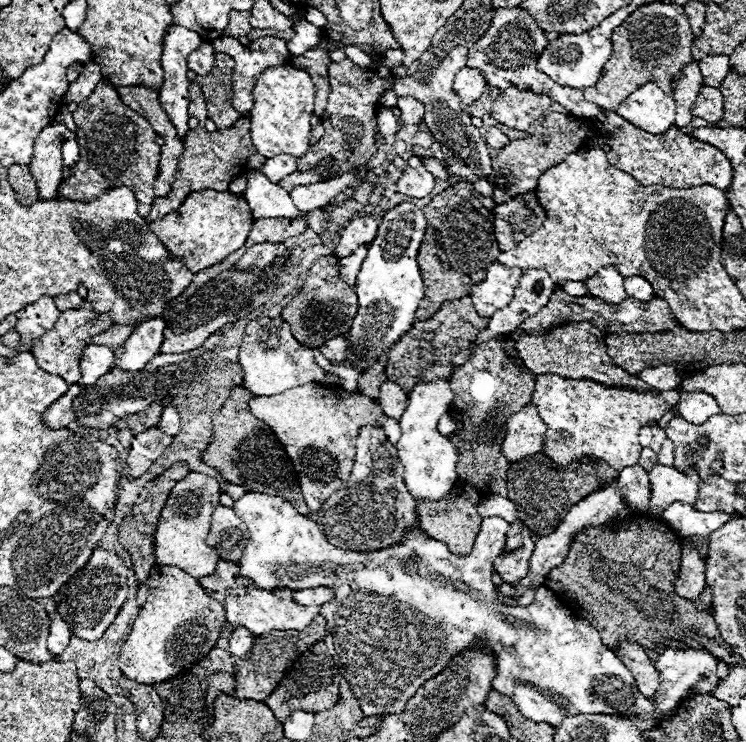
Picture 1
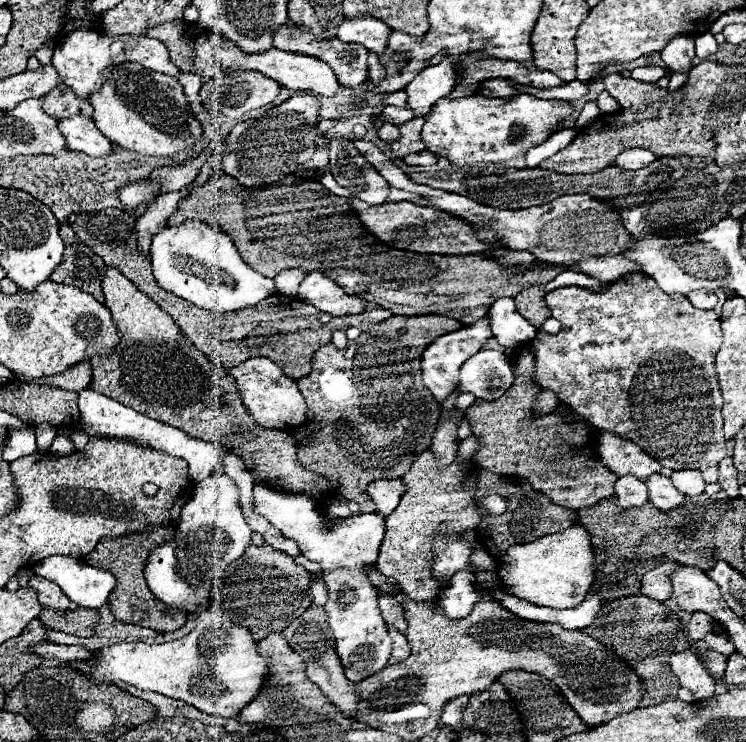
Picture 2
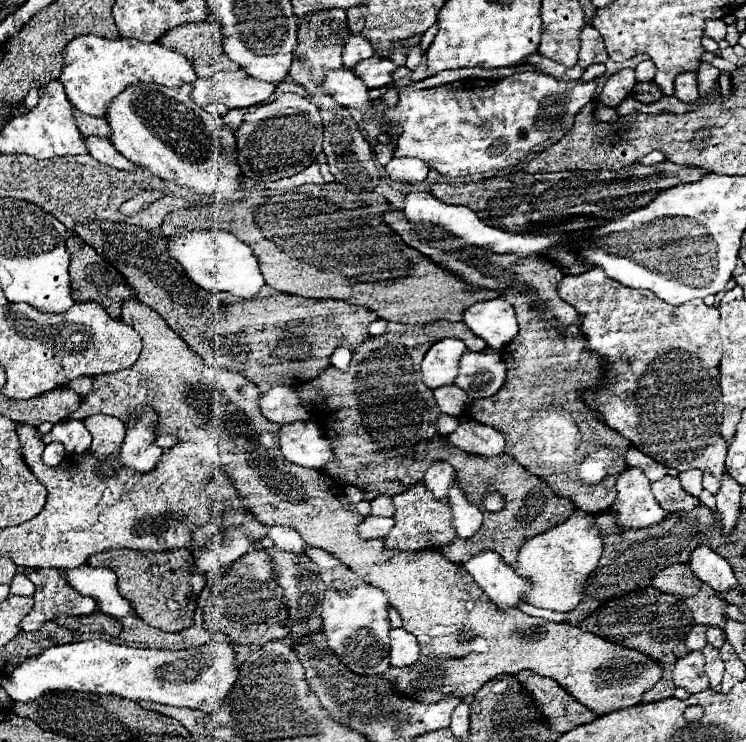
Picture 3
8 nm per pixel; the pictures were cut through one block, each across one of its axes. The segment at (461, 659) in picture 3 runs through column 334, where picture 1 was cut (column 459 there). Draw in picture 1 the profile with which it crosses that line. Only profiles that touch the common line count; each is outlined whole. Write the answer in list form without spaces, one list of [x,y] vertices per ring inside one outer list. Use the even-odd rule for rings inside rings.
[[[458,480],[454,484],[454,490],[450,490],[450,494],[446,494],[438,502],[418,500],[416,510],[418,510],[418,518],[420,518],[420,528],[430,538],[444,542],[452,554],[466,556],[474,546],[474,538],[476,538],[480,522],[482,522],[480,514],[476,512],[480,500],[482,500],[482,492],[478,492],[478,488],[466,484],[464,480]]]

